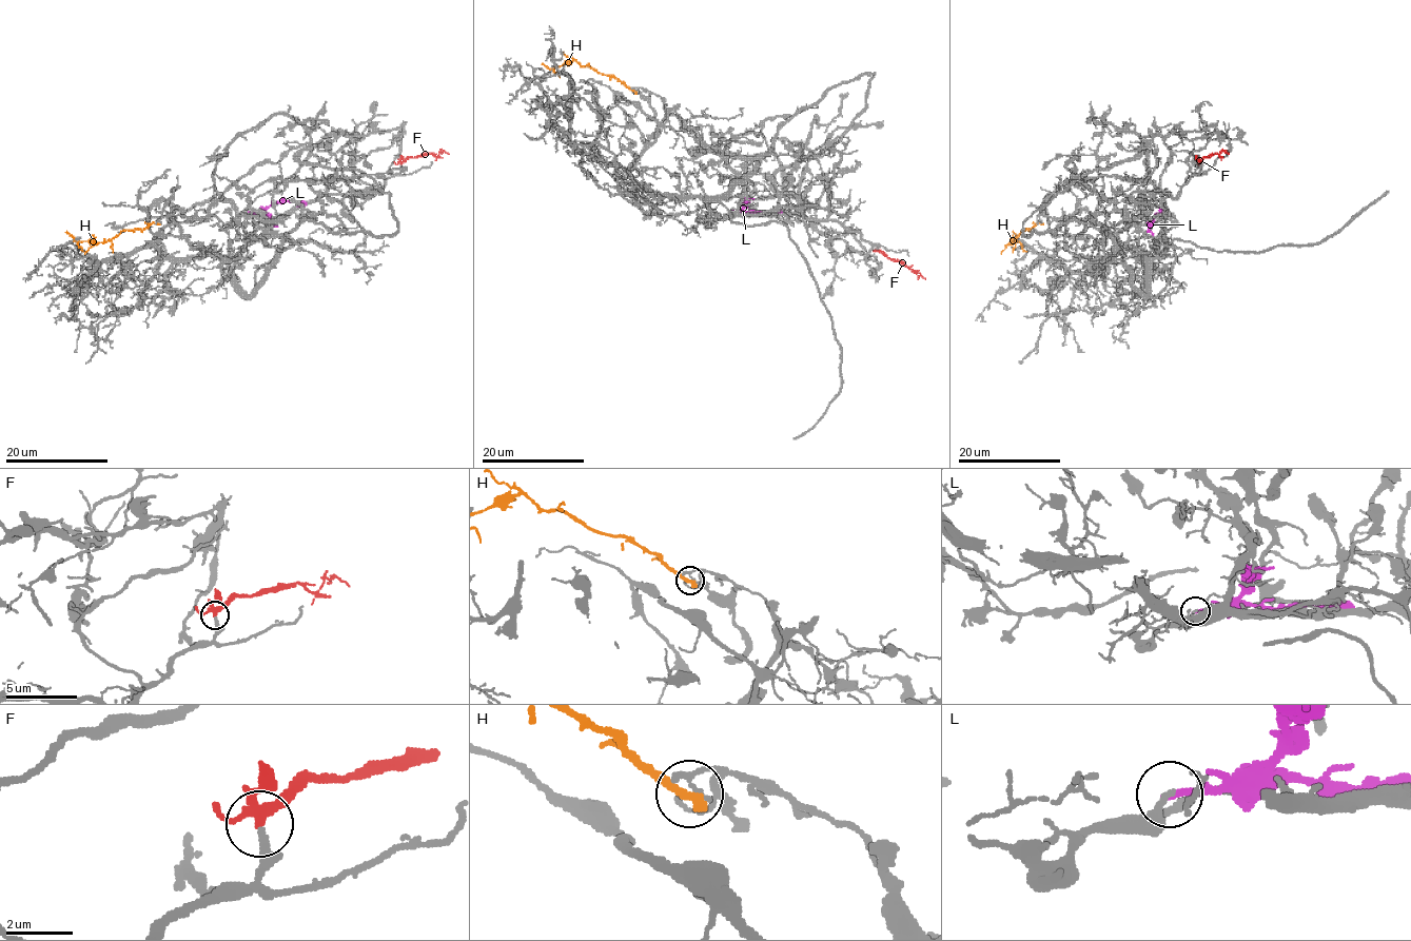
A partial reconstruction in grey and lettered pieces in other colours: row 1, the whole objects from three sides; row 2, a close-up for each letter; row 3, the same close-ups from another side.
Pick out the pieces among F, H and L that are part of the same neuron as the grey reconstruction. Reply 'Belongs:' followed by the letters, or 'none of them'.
Belongs: F

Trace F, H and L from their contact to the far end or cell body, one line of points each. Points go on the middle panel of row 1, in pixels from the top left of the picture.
F: (877, 249), (925, 279)
H: (633, 91), (574, 60), (566, 60), (551, 69), (542, 63)
L: (726, 214), (783, 213)

